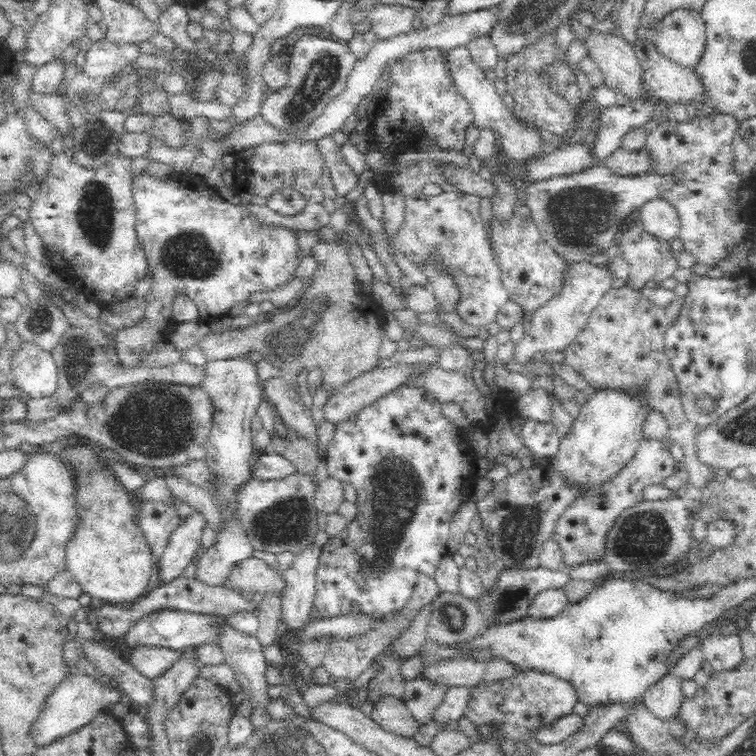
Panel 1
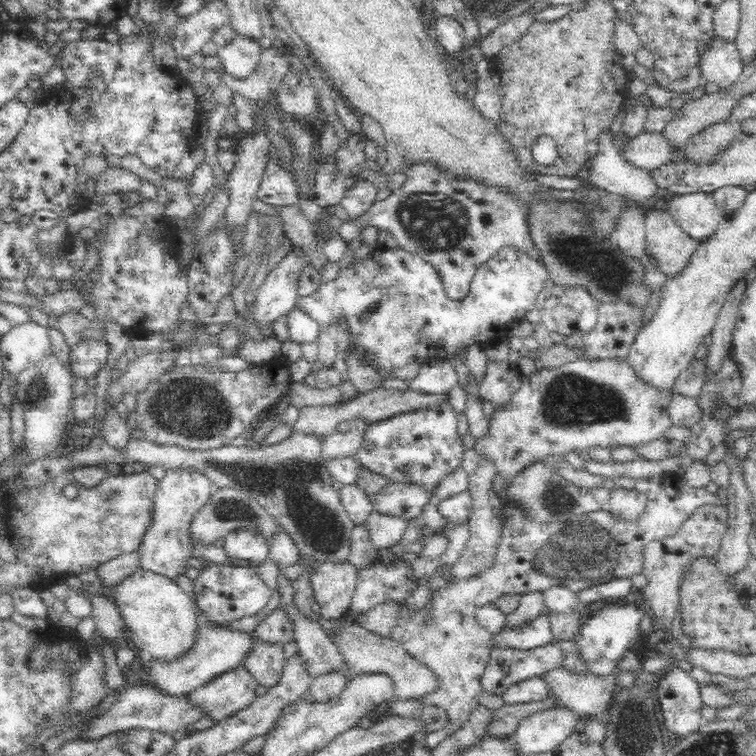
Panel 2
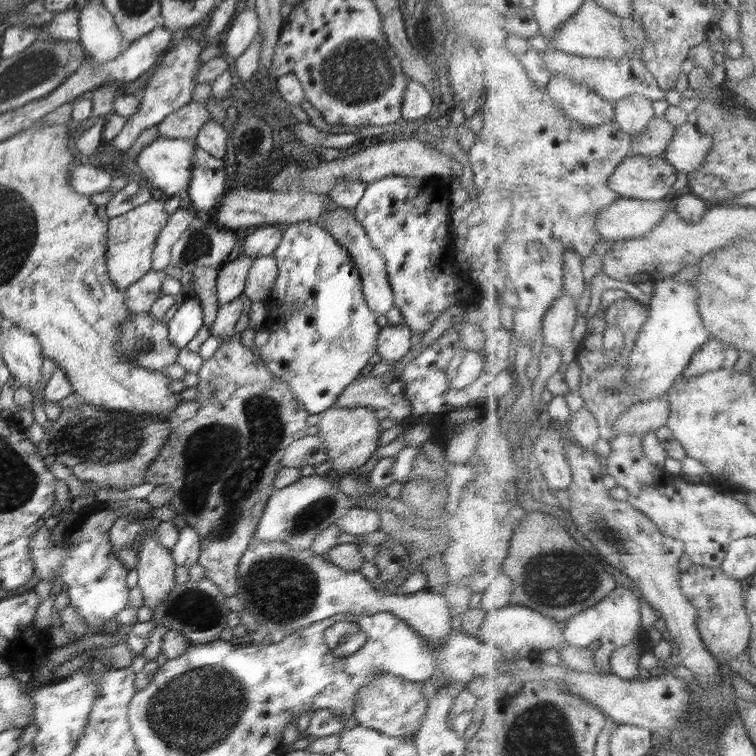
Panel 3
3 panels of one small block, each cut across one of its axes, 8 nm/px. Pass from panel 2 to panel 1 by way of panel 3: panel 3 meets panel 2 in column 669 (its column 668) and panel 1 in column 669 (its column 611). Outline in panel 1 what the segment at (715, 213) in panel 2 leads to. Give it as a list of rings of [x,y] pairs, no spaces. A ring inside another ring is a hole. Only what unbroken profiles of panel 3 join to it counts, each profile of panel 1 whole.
[[[656,196],[637,209],[640,216],[638,223],[644,232],[666,243],[675,239],[678,232],[678,219],[674,209],[665,200]]]

